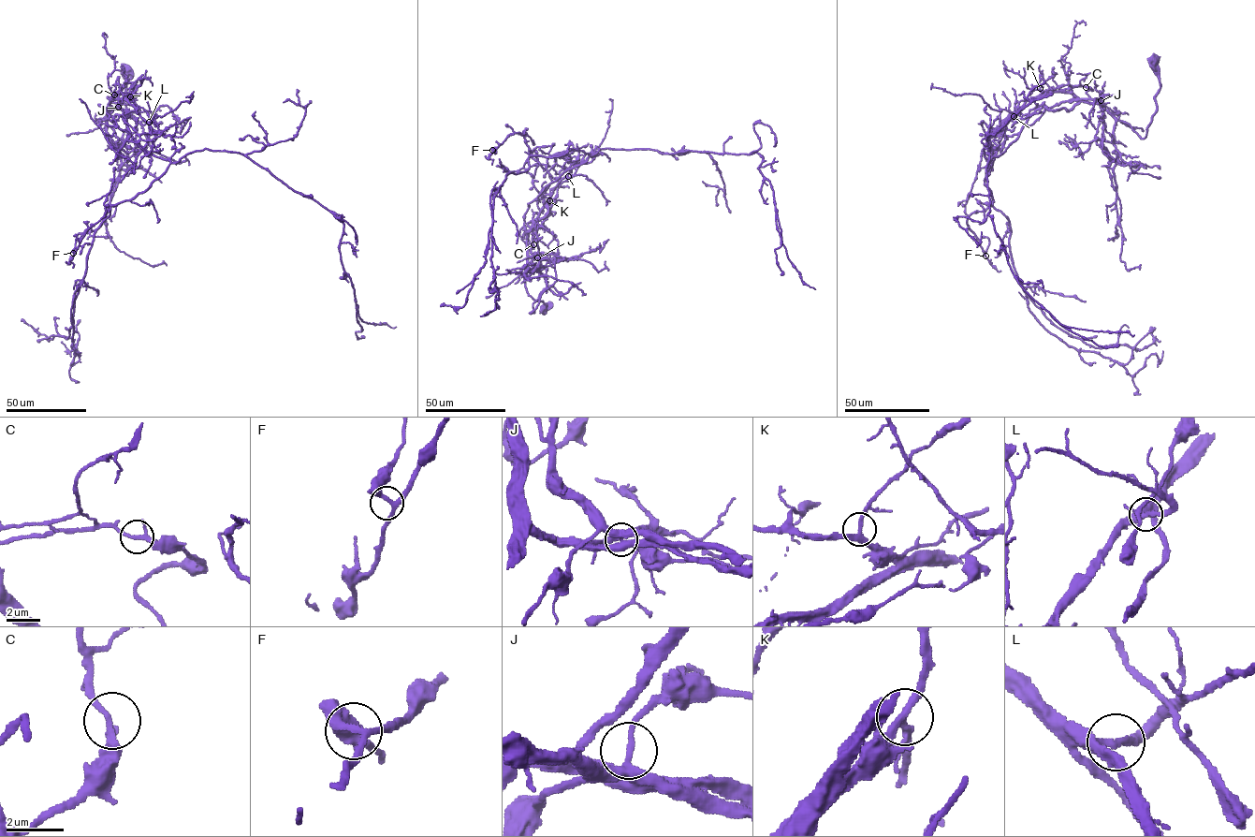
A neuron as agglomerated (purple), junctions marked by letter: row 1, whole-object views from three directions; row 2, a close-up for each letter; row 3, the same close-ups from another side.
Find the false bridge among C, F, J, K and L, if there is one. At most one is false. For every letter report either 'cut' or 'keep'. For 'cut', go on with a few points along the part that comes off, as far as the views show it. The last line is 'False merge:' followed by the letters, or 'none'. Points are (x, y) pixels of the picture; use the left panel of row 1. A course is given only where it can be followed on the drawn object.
C: keep
F: keep
J: keep
K: keep
L: keep
False merge: none

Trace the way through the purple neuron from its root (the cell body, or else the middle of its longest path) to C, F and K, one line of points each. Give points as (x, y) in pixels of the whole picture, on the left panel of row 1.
C: (125, 71), (126, 128), (119, 139), (110, 142), (105, 126), (108, 111), (115, 109), (107, 97), (114, 95)
F: (125, 71), (126, 128), (107, 138), (108, 107), (170, 163), (111, 205), (73, 253)
K: (125, 71), (124, 102), (126, 128), (119, 139), (110, 142), (105, 127), (109, 104), (111, 100), (130, 96)

